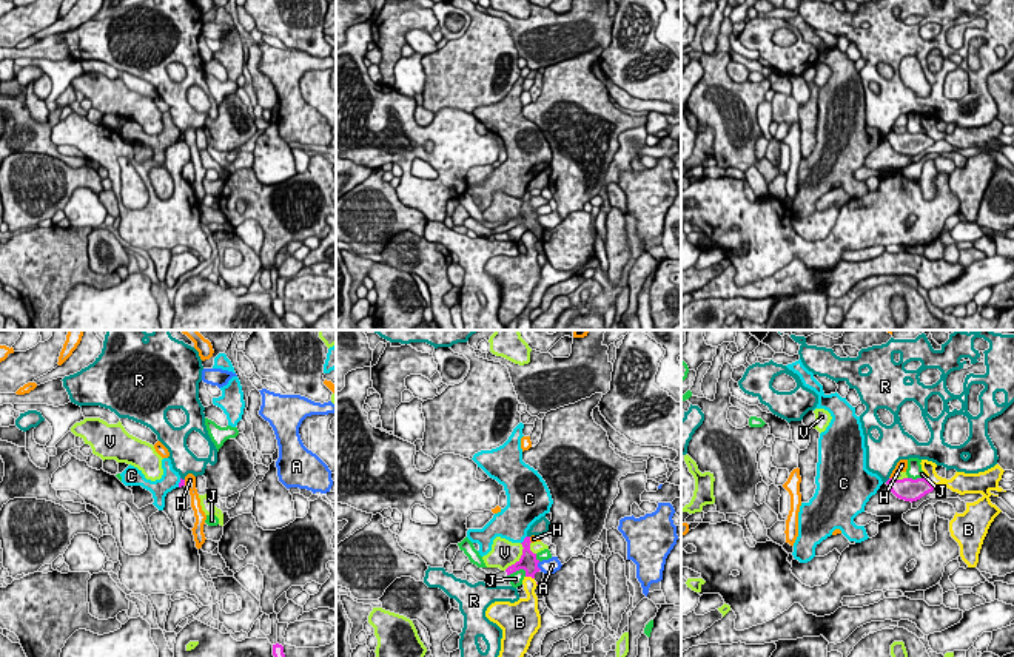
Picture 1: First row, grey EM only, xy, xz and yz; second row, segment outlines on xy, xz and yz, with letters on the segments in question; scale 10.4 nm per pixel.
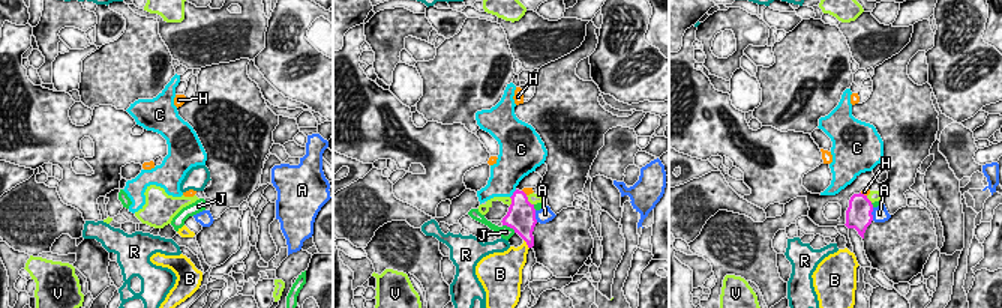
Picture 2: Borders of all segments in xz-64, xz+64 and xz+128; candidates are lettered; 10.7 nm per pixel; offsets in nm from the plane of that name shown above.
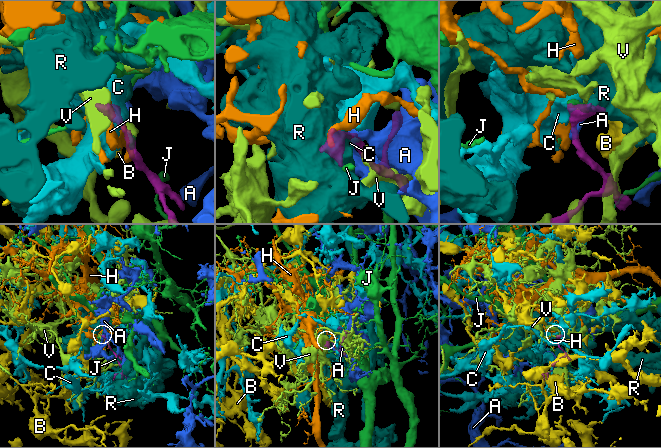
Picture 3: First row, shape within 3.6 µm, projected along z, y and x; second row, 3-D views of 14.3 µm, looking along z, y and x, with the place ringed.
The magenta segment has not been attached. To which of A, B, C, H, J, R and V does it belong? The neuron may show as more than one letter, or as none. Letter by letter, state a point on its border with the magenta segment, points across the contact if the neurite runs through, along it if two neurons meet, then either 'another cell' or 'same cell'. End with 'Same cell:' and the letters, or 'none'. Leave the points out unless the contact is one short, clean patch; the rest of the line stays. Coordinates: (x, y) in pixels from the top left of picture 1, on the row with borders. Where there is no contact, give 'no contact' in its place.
A: xz (537, 566) | along xz (538, 562), (541, 569) | another cell
B: yz (928, 481) | along yz (925, 478), (934, 486) | another cell
C: xz (524, 540) | along xz (526, 535), (521, 543) | another cell
H: yz (891, 478) | along yz (889, 477), (893, 478) | another cell
J: xz (517, 569) | another cell
R: yz (888, 480) | along yz (889, 478), (885, 481) | another cell
V: xz (520, 559) | another cell
Same cell: none

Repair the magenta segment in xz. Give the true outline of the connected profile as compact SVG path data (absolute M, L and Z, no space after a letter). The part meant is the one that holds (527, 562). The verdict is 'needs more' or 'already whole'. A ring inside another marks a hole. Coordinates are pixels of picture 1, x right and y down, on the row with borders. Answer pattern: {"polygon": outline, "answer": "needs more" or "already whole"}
{"polygon": "M525 537L524 541L521 543L524 548L521 558L515 564L509 566L505 571L492 574L492 580L504 578L519 569L525 571L525 577L535 578L535 574L539 572L541 569L538 568L539 560L536 558L536 554L530 551L530 543L532 543L530 537Z", "answer": "needs more"}

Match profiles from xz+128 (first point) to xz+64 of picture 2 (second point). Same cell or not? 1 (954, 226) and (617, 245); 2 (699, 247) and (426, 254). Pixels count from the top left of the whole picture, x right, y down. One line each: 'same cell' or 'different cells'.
1: different cells
2: same cell

